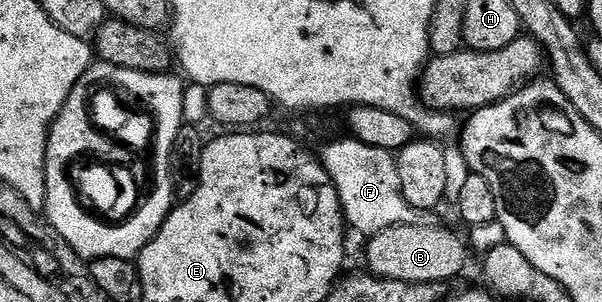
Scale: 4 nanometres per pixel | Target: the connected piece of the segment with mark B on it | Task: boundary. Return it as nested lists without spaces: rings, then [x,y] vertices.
[[[407,223],[401,227],[391,227],[371,236],[368,243],[368,267],[371,274],[382,279],[406,281],[407,283],[447,284],[464,267],[469,248],[465,240],[459,239],[444,227],[420,227]]]

